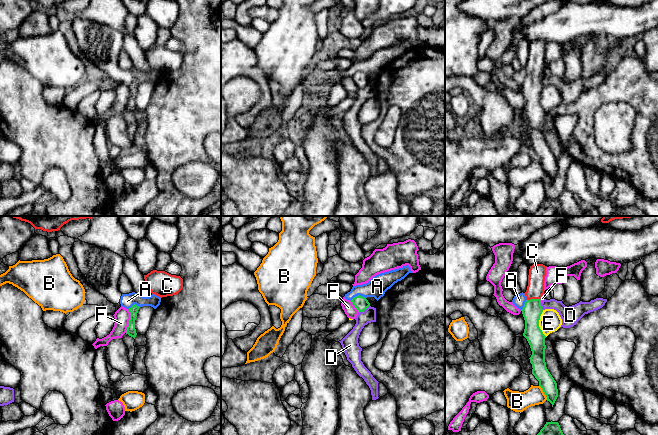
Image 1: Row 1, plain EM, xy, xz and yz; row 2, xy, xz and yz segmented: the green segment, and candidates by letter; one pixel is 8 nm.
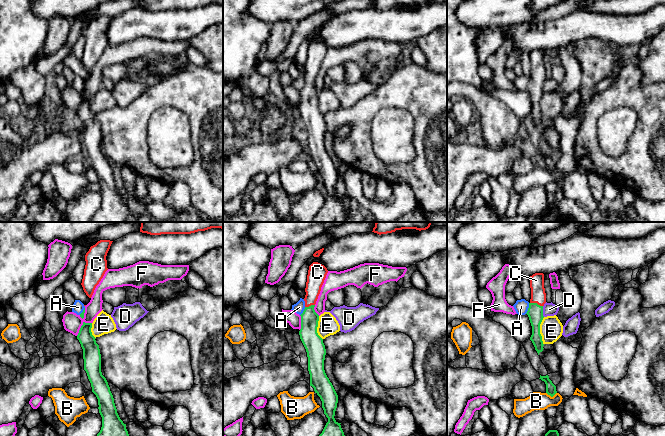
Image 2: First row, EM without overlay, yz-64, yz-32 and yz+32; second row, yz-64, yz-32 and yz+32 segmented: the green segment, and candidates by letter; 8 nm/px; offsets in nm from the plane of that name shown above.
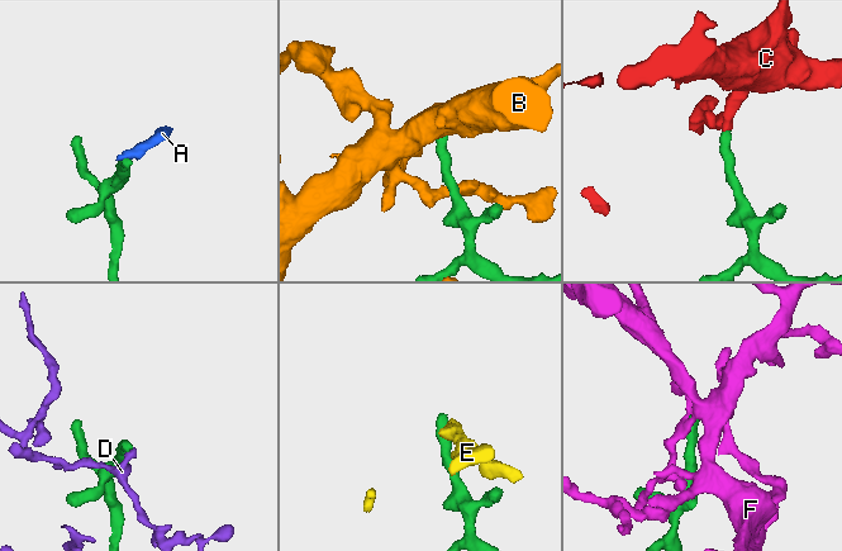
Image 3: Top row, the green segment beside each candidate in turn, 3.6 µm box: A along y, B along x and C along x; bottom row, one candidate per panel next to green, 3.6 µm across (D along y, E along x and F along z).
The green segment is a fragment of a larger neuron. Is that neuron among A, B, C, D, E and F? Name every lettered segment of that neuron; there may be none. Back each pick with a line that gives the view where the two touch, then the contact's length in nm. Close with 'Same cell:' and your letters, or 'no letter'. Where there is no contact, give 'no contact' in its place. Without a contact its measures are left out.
C: yz | 120 nm
Same cell: C

